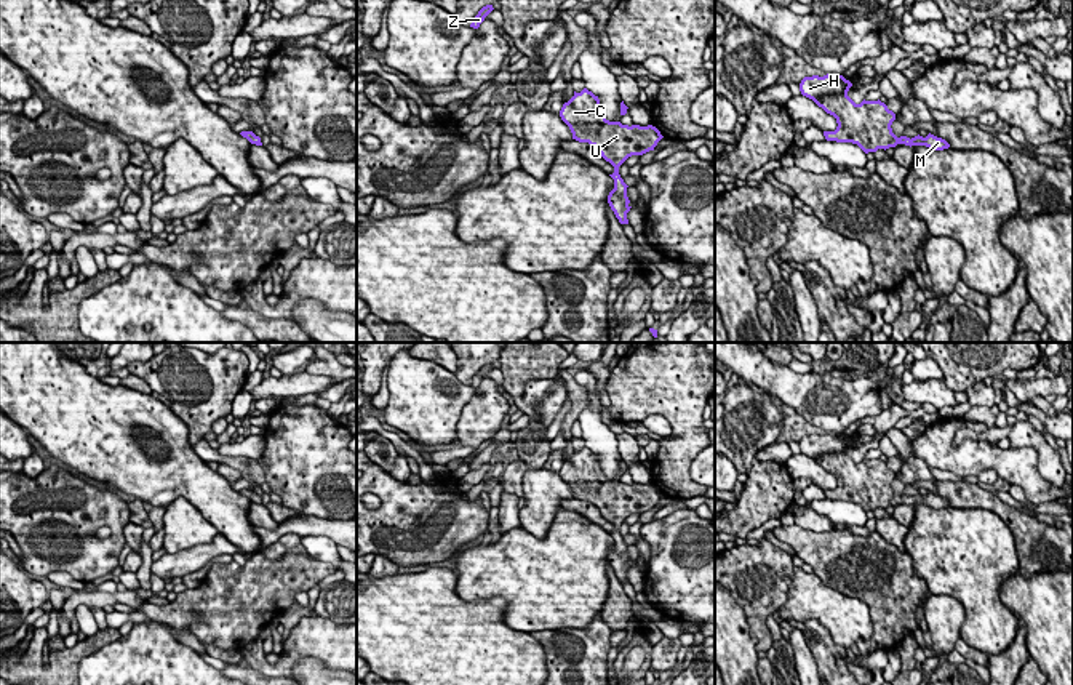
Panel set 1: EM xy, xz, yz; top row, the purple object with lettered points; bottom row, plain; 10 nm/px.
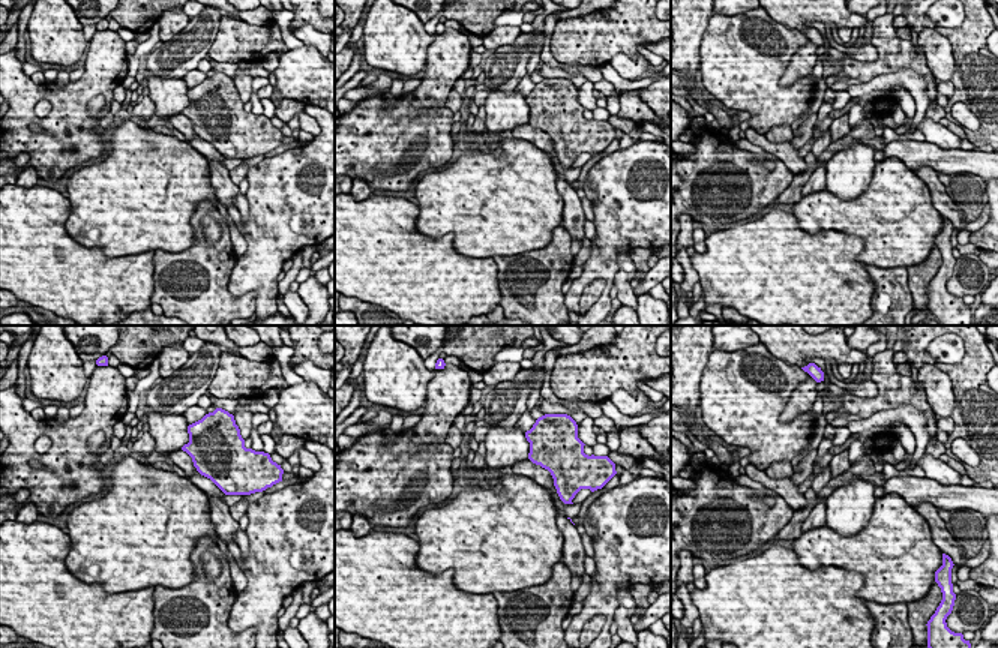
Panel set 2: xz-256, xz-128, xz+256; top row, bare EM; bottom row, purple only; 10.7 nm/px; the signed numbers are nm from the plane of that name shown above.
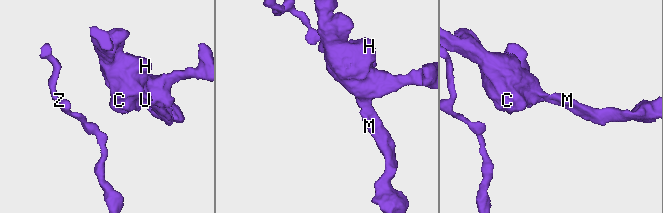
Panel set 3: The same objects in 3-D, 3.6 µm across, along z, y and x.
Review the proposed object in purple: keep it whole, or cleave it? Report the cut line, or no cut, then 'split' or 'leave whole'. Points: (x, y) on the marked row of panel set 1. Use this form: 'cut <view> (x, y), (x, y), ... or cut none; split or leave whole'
cut none; leave whole

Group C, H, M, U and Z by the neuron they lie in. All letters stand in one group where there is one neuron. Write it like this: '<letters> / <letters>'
C H M U Z

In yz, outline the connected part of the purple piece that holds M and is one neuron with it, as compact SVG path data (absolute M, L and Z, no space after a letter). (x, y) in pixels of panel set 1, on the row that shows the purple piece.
M812 75L804 77L800 83L803 96L812 99L827 114L836 118L835 131L824 131L827 141L852 142L857 144L865 154L876 152L878 149L895 147L897 144L905 146L926 146L932 150L948 149L950 144L934 134L897 138L892 133L892 122L895 114L888 109L884 102L862 101L856 104L848 91L852 86L843 75Z

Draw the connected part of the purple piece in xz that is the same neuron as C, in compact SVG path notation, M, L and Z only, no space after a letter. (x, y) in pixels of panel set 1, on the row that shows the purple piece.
M584 88L580 93L563 104L560 110L561 120L569 126L572 139L595 146L601 157L614 166L609 174L614 179L614 189L608 195L608 203L620 224L628 224L627 213L630 200L627 197L627 184L619 174L619 166L632 155L643 155L654 150L664 138L652 126L622 125L609 122L600 106L598 96Z

